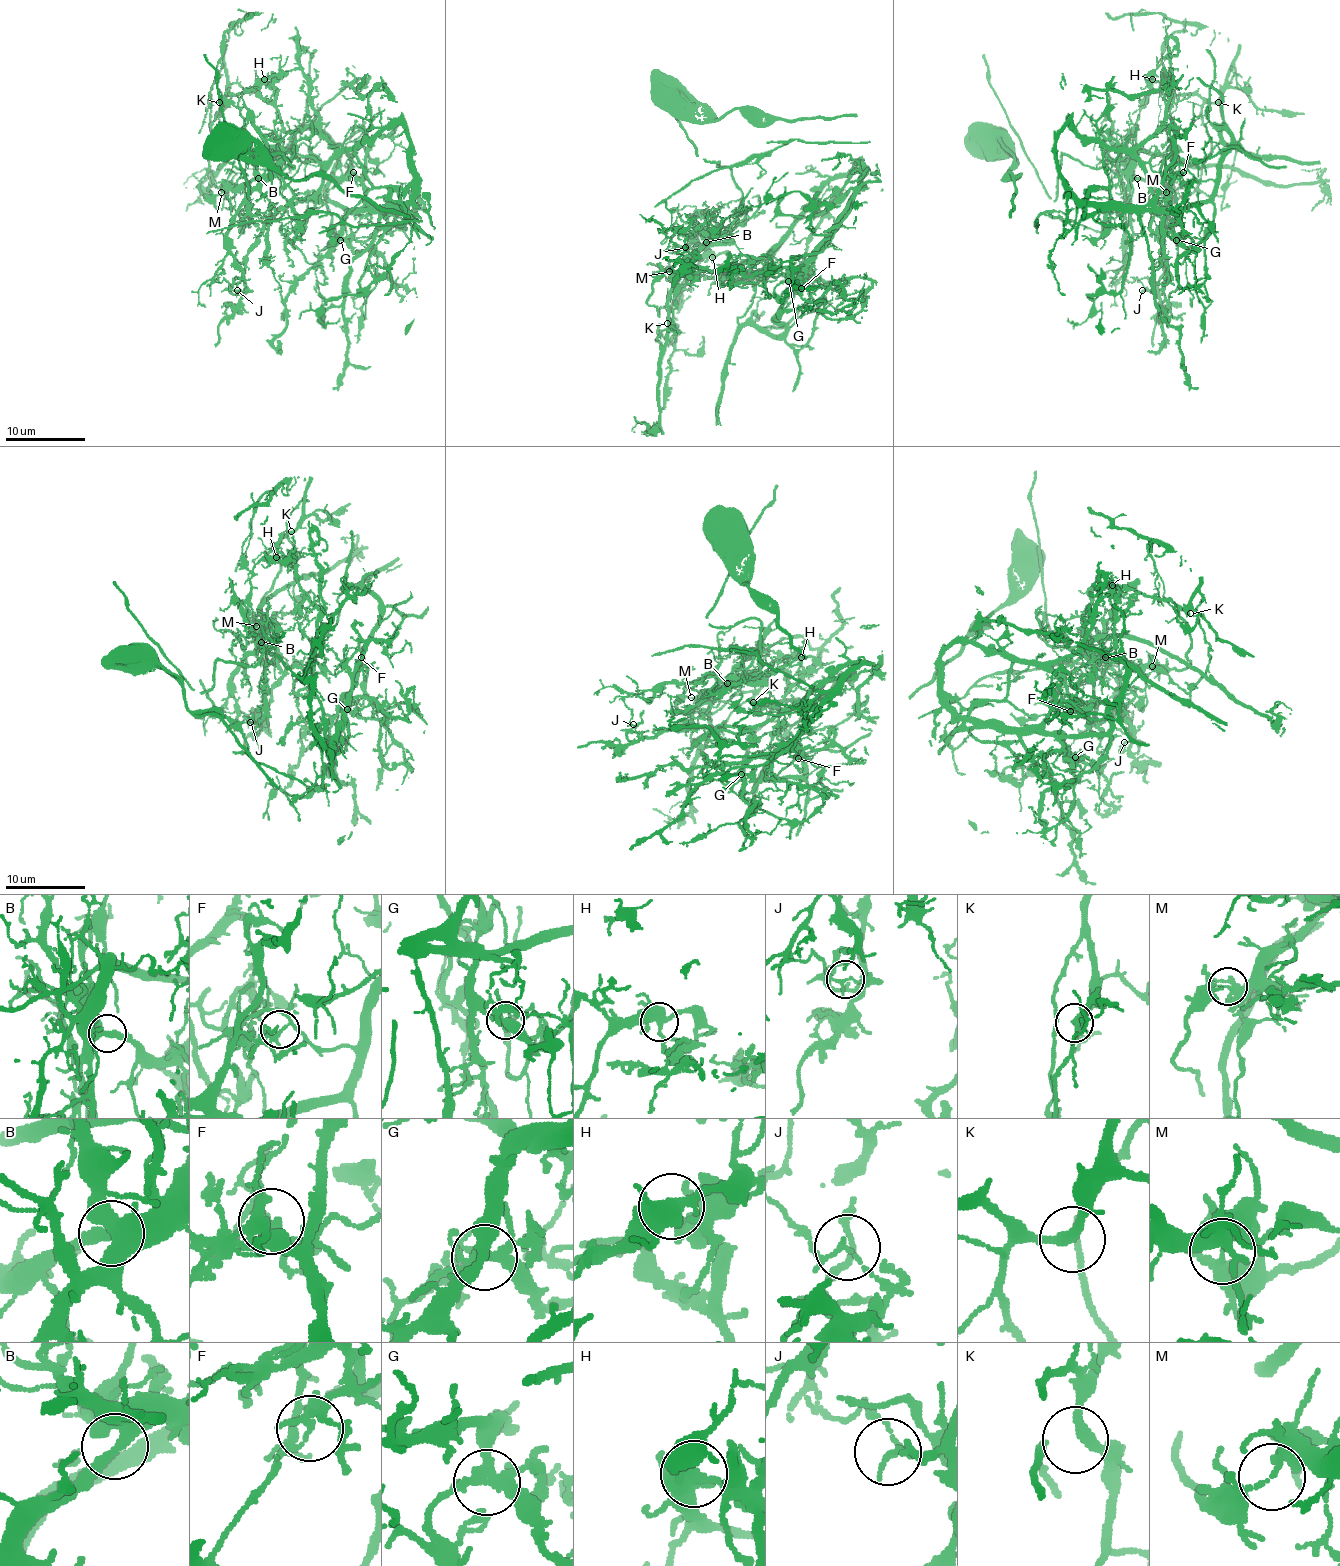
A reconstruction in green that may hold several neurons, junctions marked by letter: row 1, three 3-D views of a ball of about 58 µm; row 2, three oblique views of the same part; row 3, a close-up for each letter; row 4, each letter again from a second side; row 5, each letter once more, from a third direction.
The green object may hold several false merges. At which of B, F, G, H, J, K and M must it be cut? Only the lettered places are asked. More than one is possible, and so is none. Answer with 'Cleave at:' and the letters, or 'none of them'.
Cleave at: F, H, J, M

